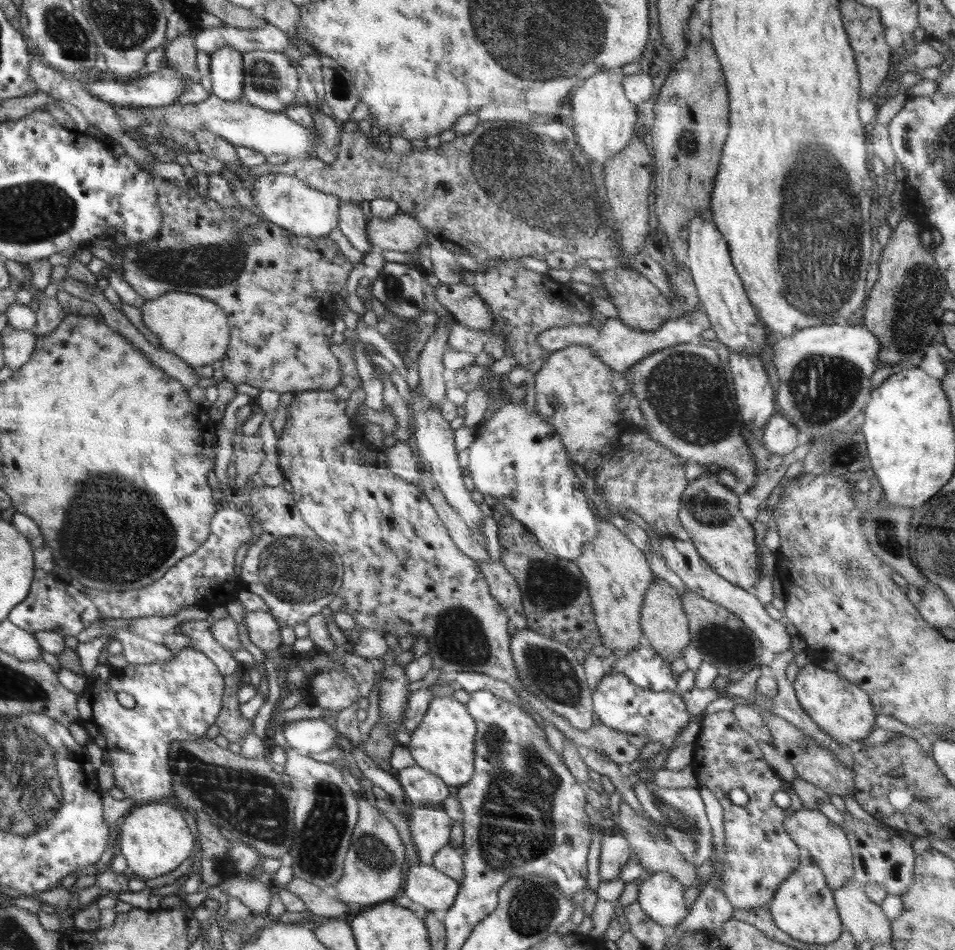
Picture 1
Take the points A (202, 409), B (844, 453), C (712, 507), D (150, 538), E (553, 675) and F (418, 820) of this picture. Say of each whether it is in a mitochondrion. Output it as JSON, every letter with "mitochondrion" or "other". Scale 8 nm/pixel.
{"A":"other","B":"mitochondrion","C":"mitochondrion","D":"mitochondrion","E":"mitochondrion","F":"other"}

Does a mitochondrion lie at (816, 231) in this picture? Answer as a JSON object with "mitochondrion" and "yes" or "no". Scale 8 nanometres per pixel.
{"mitochondrion":"yes"}

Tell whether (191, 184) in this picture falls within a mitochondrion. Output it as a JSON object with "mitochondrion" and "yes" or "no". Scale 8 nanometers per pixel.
{"mitochondrion":"no"}

